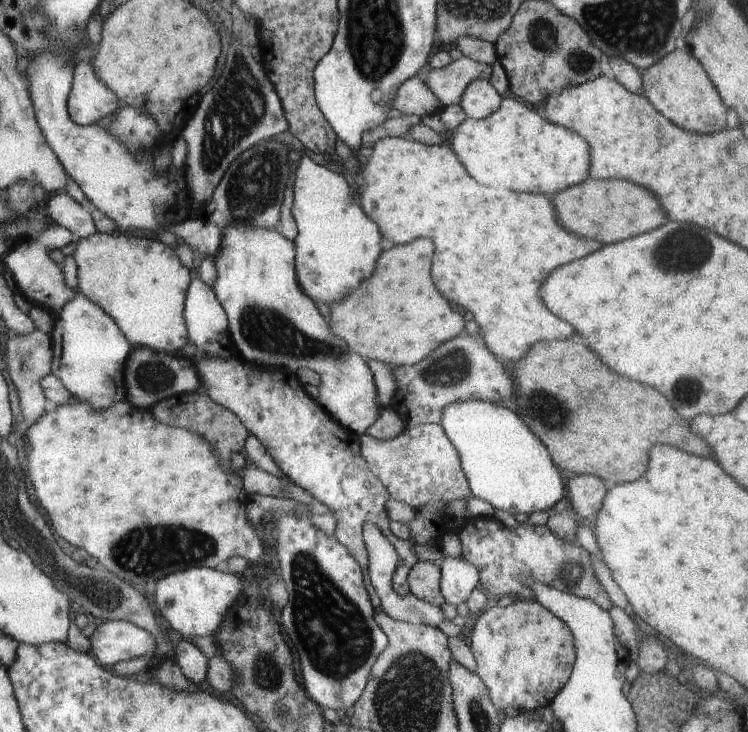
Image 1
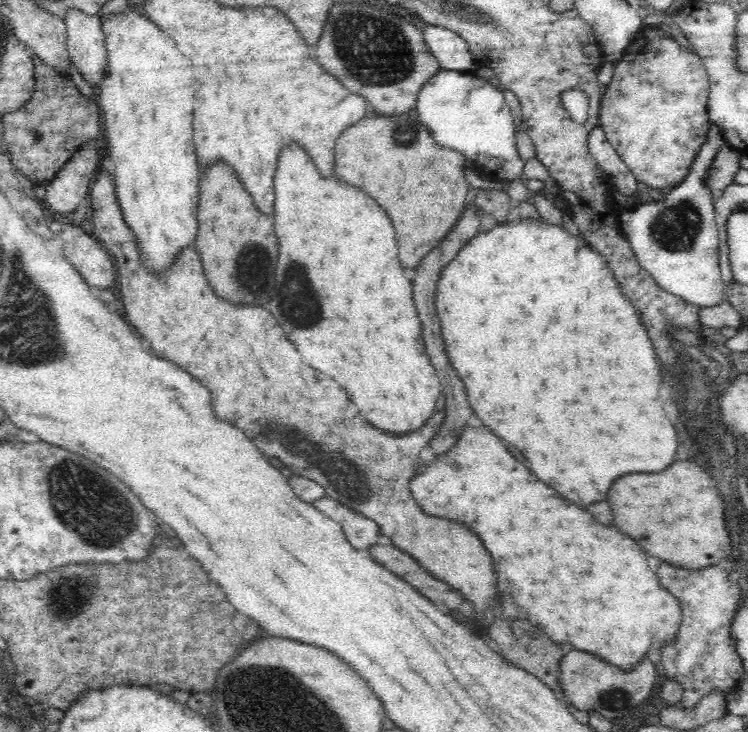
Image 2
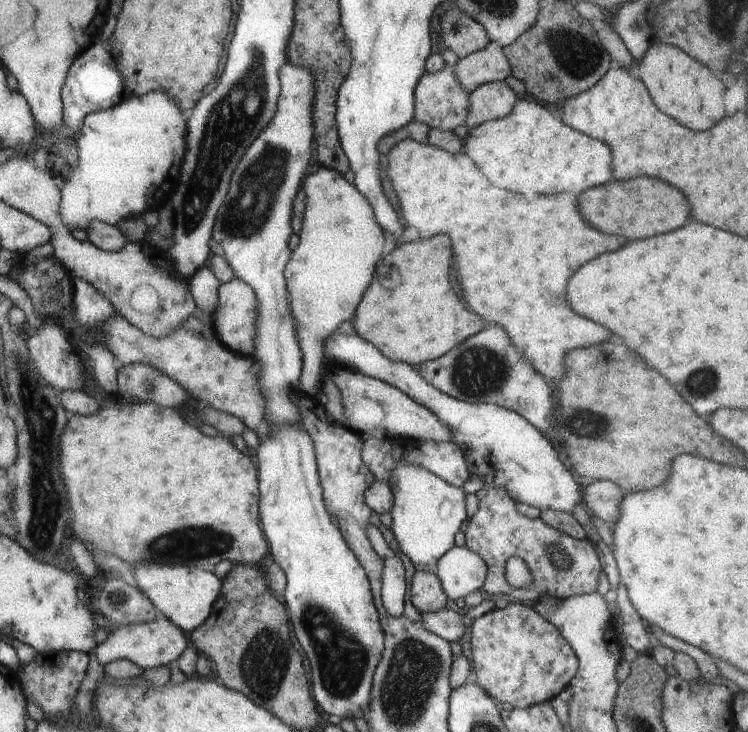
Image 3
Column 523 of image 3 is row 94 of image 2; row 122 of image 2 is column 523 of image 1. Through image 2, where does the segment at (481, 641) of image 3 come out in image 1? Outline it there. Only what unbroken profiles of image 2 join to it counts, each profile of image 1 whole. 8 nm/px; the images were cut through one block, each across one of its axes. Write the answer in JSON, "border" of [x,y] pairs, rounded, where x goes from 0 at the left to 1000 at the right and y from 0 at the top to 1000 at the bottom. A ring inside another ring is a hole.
{"border":[[[695,818],[689,820],[683,827],[678,829],[668,829],[660,822],[656,824],[652,832],[648,832],[642,844],[634,852],[634,859],[631,861],[631,869],[628,872],[628,888],[634,896],[634,902],[638,908],[636,921],[647,932],[647,937],[652,943],[655,958],[663,964],[666,971],[674,971],[676,966],[684,964],[684,967],[691,967],[695,973],[711,973],[733,966],[737,960],[737,956],[743,951],[743,947],[747,943],[751,943],[751,939],[759,932],[762,926],[769,899],[771,898],[769,889],[769,880],[766,878],[766,866],[763,861],[749,847],[742,839],[738,839],[729,828],[725,828],[717,820],[702,820]]]}

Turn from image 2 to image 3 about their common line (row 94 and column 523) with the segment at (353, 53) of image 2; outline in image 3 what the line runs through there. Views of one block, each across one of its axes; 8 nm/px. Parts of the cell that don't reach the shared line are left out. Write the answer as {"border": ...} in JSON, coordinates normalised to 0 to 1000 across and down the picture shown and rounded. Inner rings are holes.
{"border":[[[658,445],[620,470],[604,475],[604,481],[583,492],[560,497],[559,508],[580,530],[604,544],[627,551],[660,551],[683,560],[713,579],[735,601],[743,598],[739,590],[741,536],[733,522],[706,495],[695,489],[690,475],[679,467],[671,448]],[[735,571],[735,574],[730,574]]]}

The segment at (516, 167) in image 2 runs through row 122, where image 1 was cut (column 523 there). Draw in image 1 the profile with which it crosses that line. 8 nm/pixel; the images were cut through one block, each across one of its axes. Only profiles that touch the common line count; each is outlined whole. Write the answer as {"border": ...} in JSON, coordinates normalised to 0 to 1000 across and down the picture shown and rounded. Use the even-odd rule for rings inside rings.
{"border":[[[644,546],[604,549],[591,557],[588,582],[615,623],[631,679],[689,705],[694,699],[710,704],[733,697],[755,678],[755,654],[749,652],[749,642],[738,631],[735,619],[719,604],[705,579],[682,559]]]}

